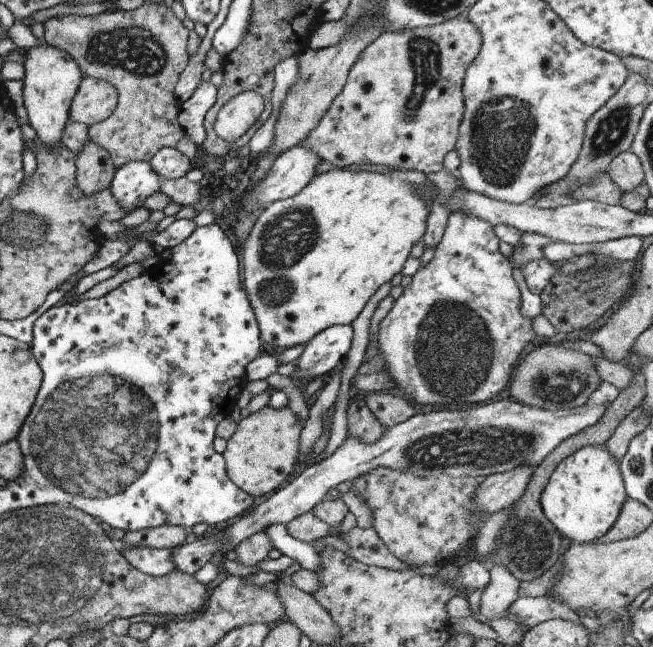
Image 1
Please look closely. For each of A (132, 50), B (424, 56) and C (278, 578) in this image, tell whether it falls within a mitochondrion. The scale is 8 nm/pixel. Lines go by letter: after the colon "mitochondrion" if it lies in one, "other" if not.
A: mitochondrion
B: mitochondrion
C: other

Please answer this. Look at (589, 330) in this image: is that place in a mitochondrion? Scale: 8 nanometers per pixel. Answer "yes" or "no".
no

